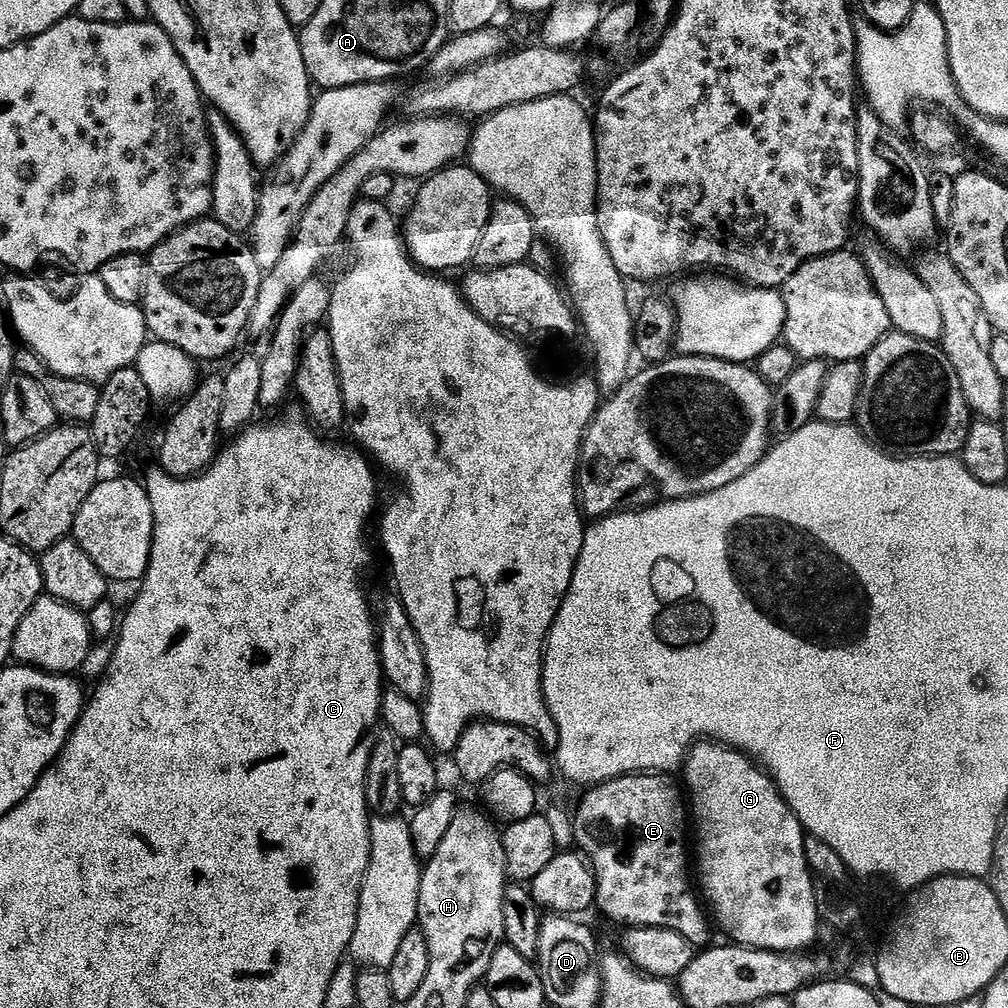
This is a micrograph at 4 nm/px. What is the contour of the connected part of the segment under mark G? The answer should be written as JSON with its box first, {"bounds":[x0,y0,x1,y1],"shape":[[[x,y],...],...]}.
{"bounds":[682,742,822,954],"shape":[[[719,742],[691,745],[682,765],[683,772],[683,787],[694,821],[694,840],[696,836],[694,872],[698,877],[699,891],[715,923],[716,920],[720,923],[721,930],[732,939],[729,941],[733,945],[742,948],[781,954],[800,954],[811,949],[808,947],[815,942],[822,921],[816,909],[817,885],[804,853],[806,833],[800,819],[788,809],[771,776],[751,756]]]}

